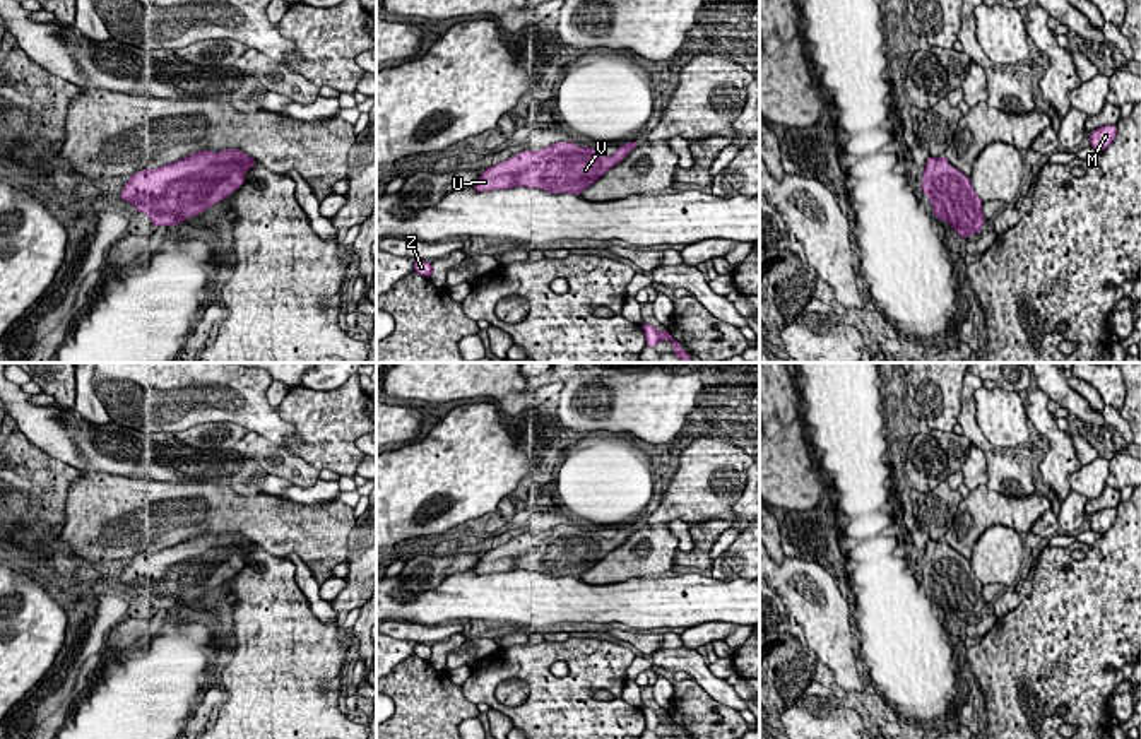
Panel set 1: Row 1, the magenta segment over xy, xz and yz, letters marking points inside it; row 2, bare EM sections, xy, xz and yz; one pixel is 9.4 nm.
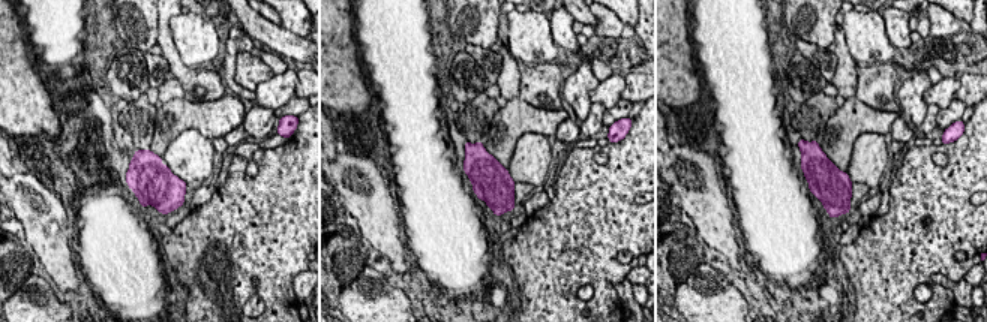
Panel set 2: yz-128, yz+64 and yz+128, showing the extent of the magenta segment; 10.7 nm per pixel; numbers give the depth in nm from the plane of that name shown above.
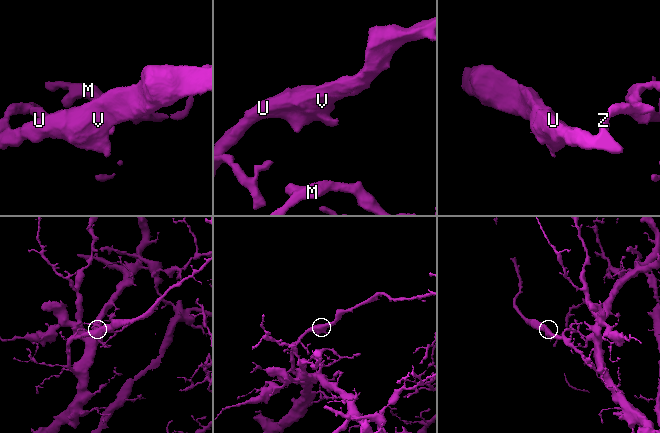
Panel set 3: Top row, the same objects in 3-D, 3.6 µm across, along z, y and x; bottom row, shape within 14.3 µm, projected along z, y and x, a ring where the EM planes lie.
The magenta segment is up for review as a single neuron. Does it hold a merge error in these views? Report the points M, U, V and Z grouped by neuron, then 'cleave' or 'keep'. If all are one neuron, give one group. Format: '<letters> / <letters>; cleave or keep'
M U V Z; keep

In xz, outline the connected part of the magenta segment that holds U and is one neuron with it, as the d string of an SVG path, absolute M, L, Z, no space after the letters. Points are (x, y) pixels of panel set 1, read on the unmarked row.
M638 523L619 529L612 539L573 525L556 525L537 535L529 532L503 546L489 549L472 566L476 575L517 570L541 571L547 576L582 578L590 568L619 547Z

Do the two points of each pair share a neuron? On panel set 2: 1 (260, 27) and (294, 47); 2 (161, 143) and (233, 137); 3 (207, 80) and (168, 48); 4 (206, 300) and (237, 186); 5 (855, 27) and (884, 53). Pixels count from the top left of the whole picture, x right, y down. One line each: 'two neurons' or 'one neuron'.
1: one neuron
2: two neurons
3: one neuron
4: one neuron
5: one neuron

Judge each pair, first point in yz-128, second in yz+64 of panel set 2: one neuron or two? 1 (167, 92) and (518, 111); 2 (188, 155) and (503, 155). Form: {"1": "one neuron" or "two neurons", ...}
{"1": "two neurons", "2": "two neurons"}

